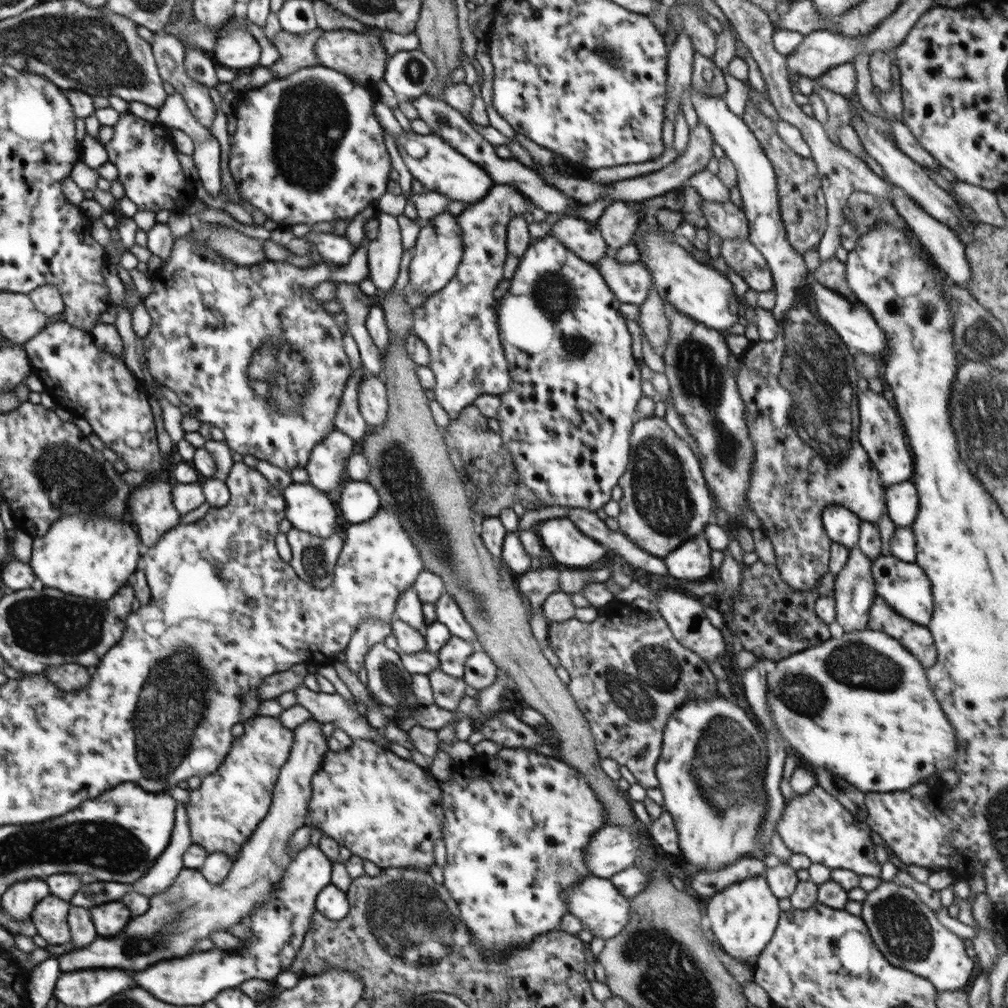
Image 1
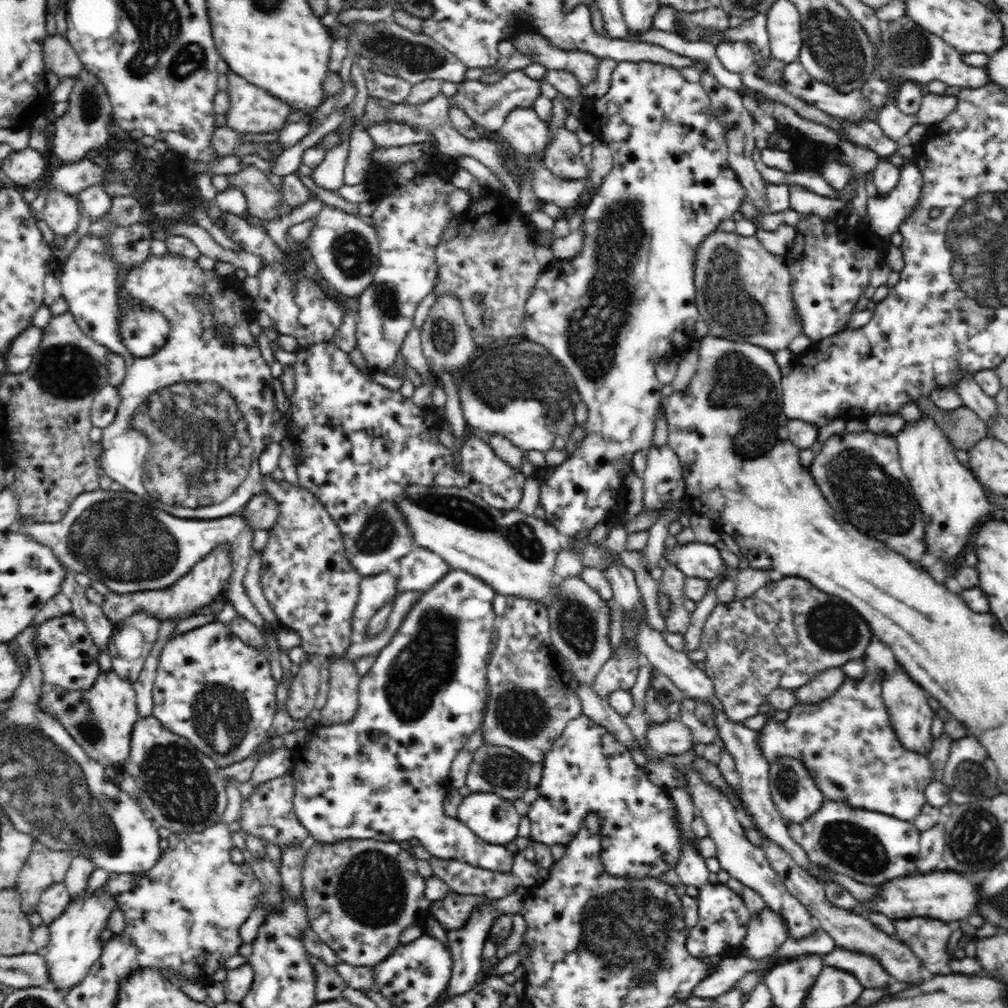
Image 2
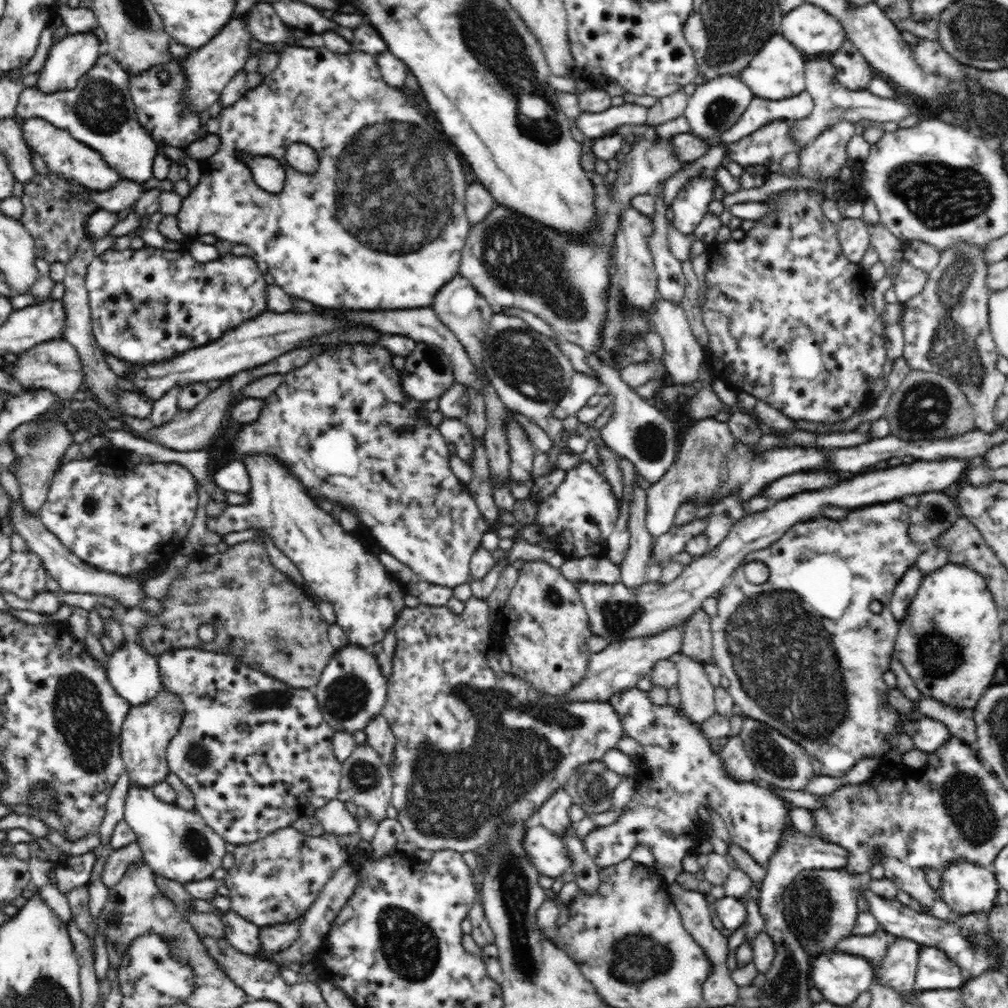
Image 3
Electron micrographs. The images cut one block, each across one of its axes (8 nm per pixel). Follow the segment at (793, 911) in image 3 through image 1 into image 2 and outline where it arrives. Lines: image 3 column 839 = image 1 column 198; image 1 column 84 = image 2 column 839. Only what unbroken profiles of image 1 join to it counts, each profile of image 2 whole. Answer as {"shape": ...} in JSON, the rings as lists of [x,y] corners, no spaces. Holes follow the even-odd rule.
{"shape":[[[837,947],[822,955],[822,960],[826,966],[854,974],[864,989],[884,987],[890,982],[890,975],[882,968],[880,961],[866,953]]]}

